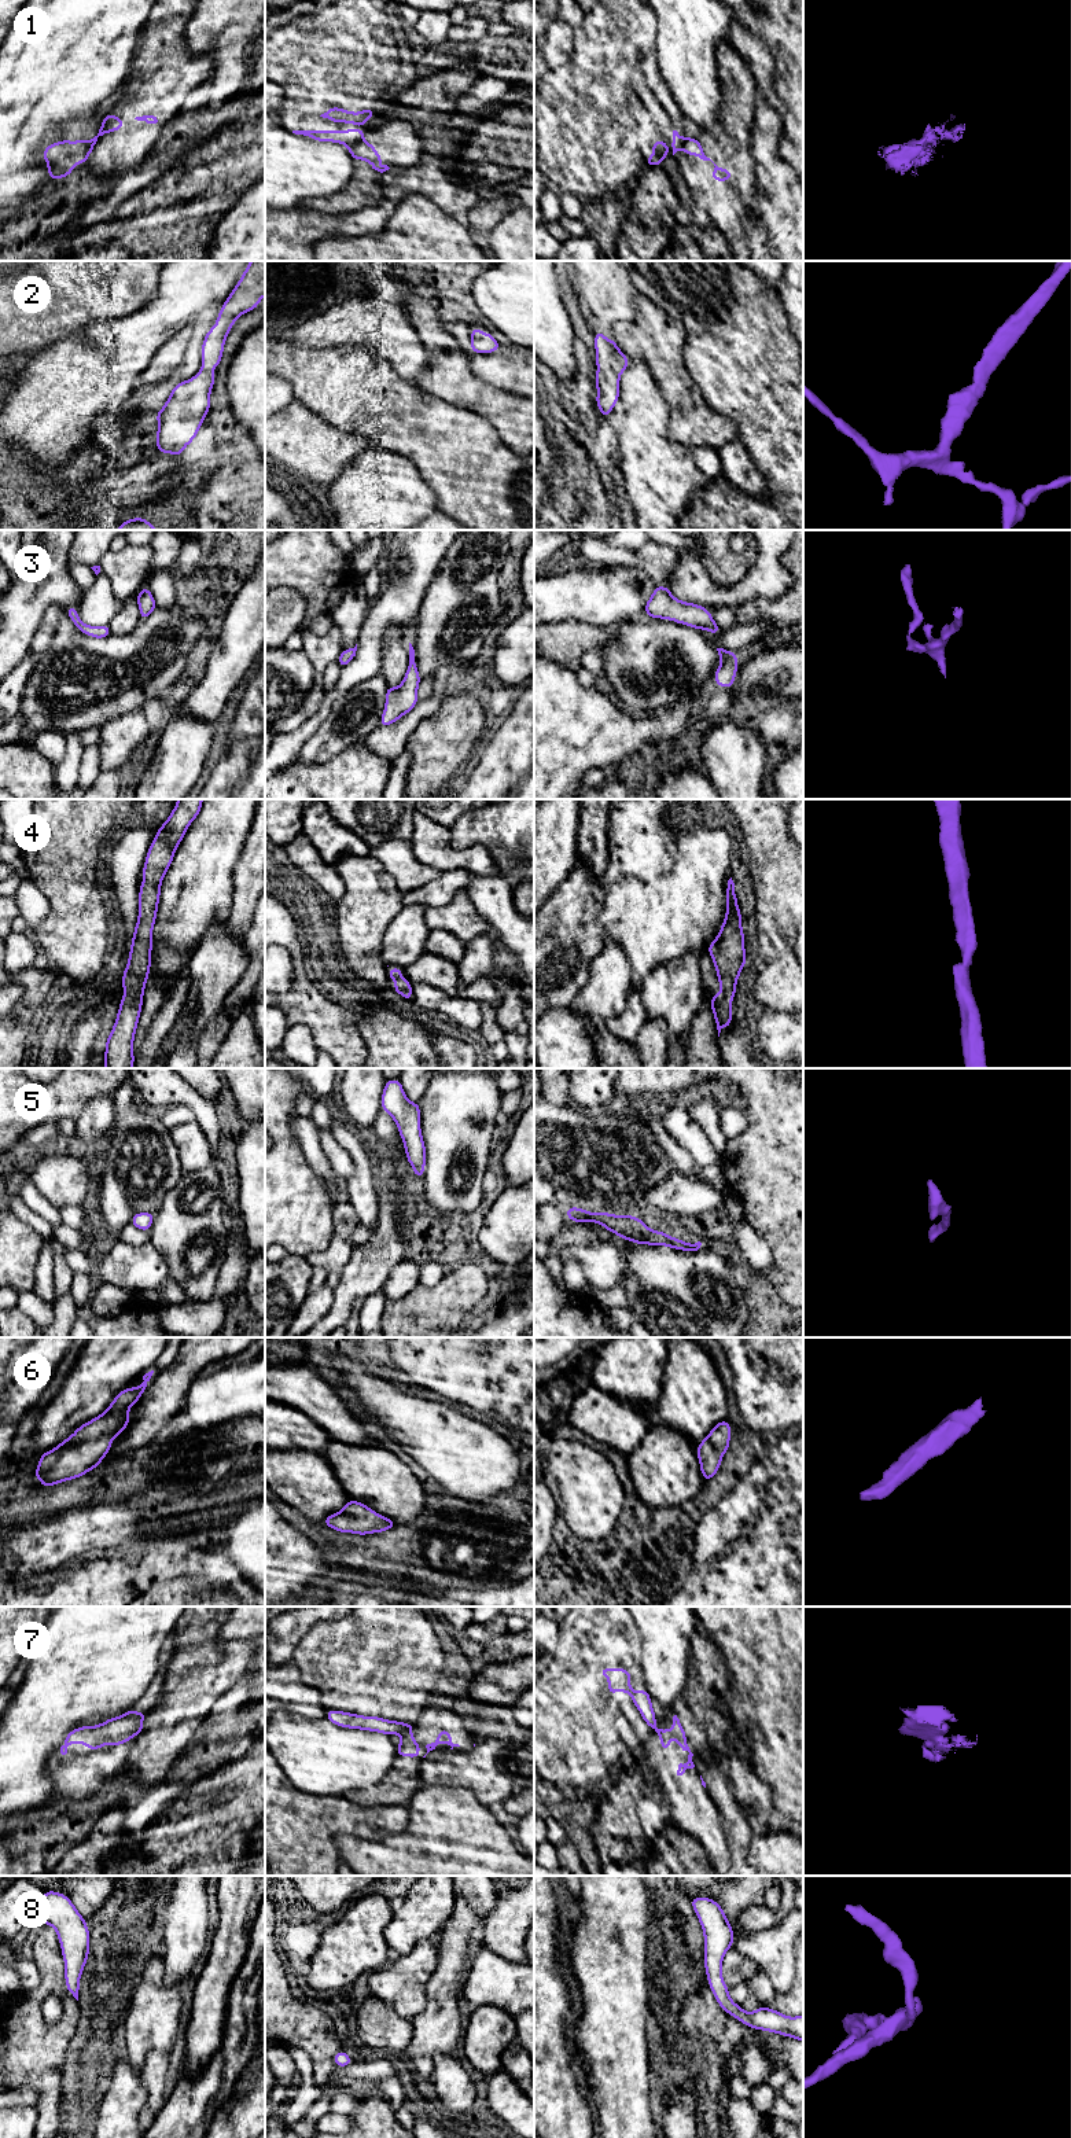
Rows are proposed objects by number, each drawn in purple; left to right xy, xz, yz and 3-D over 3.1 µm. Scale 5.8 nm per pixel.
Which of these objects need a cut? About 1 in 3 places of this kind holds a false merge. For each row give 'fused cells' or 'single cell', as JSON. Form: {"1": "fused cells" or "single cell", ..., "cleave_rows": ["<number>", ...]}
{"1": "fused cells", "2": "single cell", "3": "single cell", "4": "single cell", "5": "single cell", "6": "single cell", "7": "fused cells", "8": "single cell", "cleave_rows": ["1", "7"]}

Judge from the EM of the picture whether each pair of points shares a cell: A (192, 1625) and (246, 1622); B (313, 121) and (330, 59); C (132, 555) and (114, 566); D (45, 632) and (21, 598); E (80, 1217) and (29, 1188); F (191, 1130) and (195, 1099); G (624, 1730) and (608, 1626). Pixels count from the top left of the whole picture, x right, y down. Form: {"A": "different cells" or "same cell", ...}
{"A": "different cells", "B": "same cell", "C": "same cell", "D": "different cells", "E": "different cells", "F": "different cells", "G": "same cell"}

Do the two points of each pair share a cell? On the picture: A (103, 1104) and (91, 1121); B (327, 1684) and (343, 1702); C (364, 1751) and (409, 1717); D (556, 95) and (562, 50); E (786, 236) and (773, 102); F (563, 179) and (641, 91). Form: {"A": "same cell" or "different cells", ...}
{"A": "same cell", "B": "same cell", "C": "different cells", "D": "different cells", "E": "same cell", "F": "same cell"}

